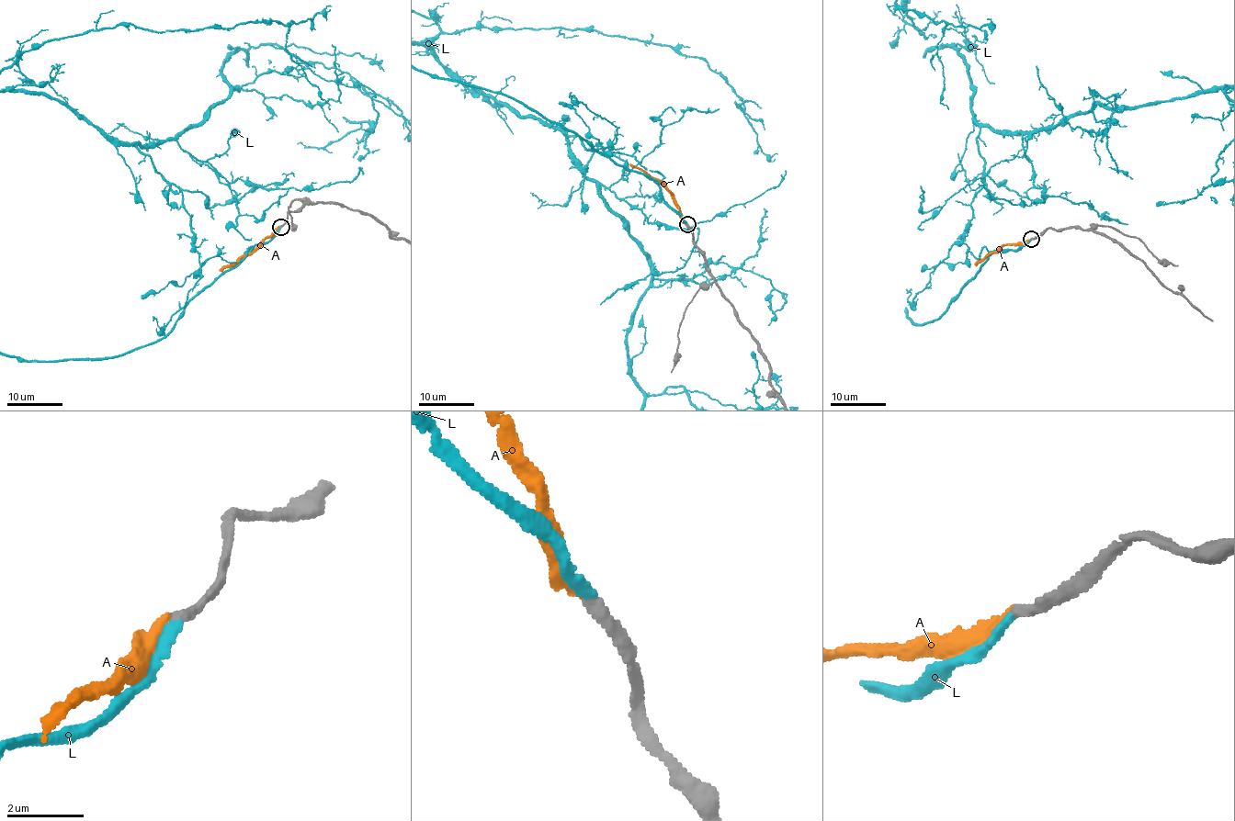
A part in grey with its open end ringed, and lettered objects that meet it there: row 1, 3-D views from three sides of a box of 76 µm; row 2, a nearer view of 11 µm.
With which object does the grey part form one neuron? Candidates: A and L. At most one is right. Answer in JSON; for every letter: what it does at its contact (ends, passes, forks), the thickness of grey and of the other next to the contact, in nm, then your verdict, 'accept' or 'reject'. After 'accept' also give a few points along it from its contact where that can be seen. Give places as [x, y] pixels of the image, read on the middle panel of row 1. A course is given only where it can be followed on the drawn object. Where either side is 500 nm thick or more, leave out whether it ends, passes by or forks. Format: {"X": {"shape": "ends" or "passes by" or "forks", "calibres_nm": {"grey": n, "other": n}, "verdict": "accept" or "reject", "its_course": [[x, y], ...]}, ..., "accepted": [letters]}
{"A": {"shape": "ends", "calibres_nm": {"grey": 320, "other": 260}, "verdict": "reject"}, "L": {"shape": "ends", "calibres_nm": {"grey": 300, "other": 280}, "verdict": "accept"}, "accepted": ["L"]}

